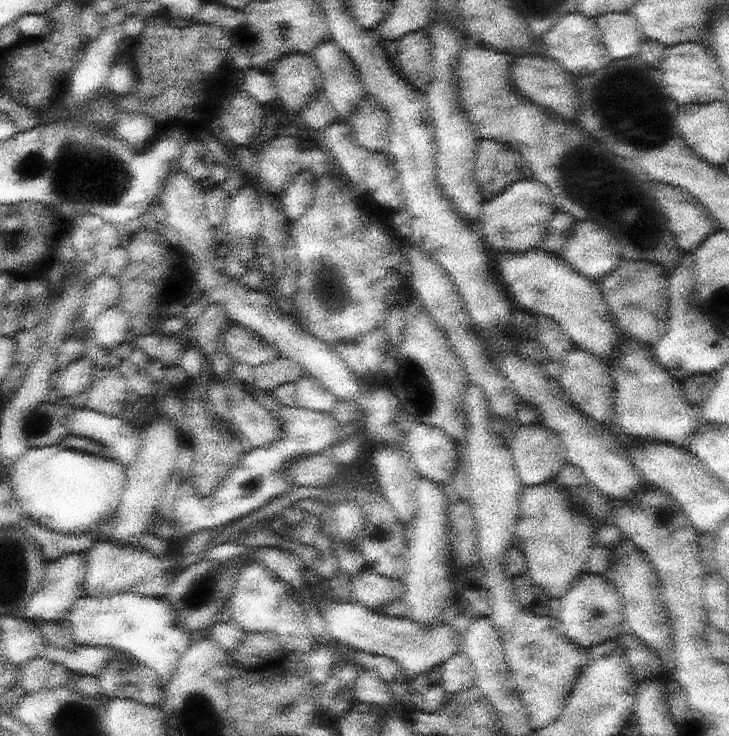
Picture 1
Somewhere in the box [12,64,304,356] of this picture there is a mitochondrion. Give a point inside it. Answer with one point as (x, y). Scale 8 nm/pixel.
(103, 181)

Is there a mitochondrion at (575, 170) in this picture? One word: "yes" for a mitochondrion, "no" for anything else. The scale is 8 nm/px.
yes

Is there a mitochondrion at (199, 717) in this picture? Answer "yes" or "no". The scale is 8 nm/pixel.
yes

